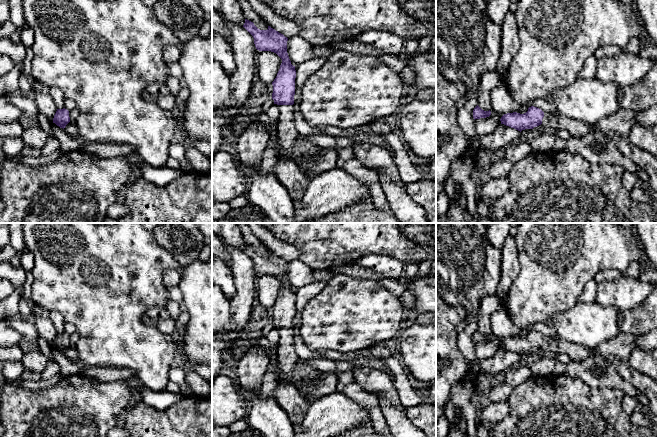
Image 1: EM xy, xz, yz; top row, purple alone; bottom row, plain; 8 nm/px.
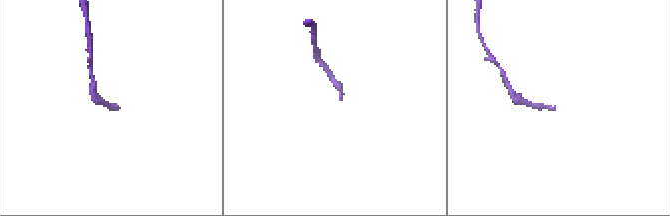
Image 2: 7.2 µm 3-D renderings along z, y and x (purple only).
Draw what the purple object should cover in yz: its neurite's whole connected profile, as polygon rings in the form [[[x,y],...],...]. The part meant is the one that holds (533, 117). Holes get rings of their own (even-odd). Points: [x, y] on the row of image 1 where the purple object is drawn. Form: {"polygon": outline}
{"polygon": [[[531,106],[524,114],[517,112],[504,114],[501,124],[518,131],[533,129],[539,125],[553,129],[566,129],[571,137],[580,137],[597,128],[609,136],[619,151],[630,161],[635,163],[649,177],[649,185],[657,191],[657,157],[633,145],[628,138],[631,127],[634,125],[635,111],[620,108],[614,114],[605,117],[595,125],[582,121],[572,120],[557,112],[544,113],[541,109]]]}

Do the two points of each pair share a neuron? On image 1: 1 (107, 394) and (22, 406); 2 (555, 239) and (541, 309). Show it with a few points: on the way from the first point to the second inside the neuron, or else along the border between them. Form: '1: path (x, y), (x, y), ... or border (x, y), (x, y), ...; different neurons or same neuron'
1: path (86, 398), (64, 398), (56, 404), (43, 405); same neuron
2: path (555, 256), (552, 277), (541, 292); same neuron

